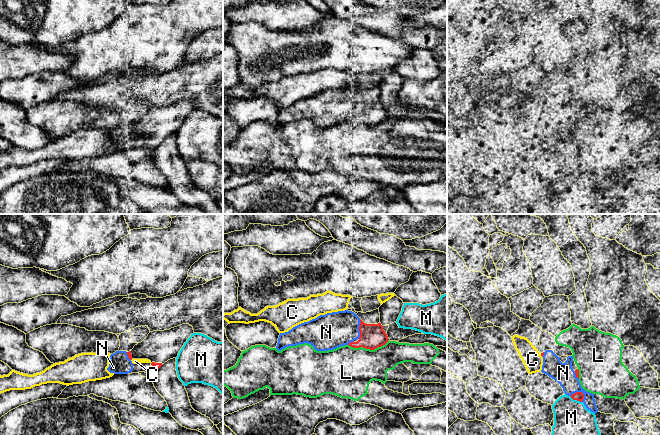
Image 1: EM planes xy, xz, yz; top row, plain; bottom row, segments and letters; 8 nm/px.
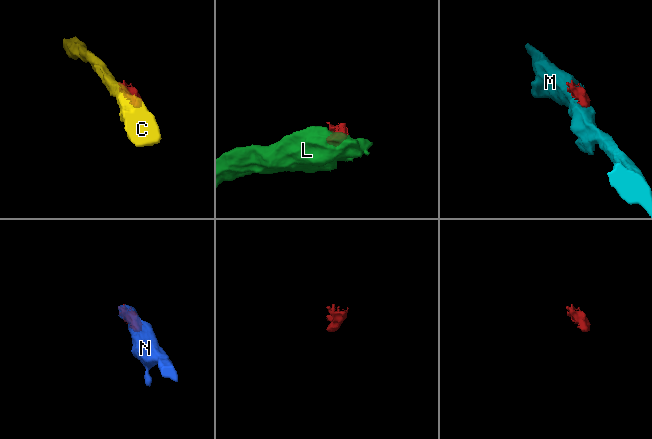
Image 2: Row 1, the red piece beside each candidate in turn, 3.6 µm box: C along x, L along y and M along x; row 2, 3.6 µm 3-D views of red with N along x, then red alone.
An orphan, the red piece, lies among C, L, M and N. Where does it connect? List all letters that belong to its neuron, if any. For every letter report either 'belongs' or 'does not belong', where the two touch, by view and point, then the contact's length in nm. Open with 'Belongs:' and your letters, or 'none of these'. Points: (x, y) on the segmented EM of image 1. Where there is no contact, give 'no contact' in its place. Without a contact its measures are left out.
Belongs: N
C: does not belong; contact yz (541, 355); length 40 nm
L: does not belong; contact xz (368, 348); length 320 nm
M: does not belong; contact yz (575, 399); length 120 nm
N: belongs; contact yz (577, 392); length 120 nm

